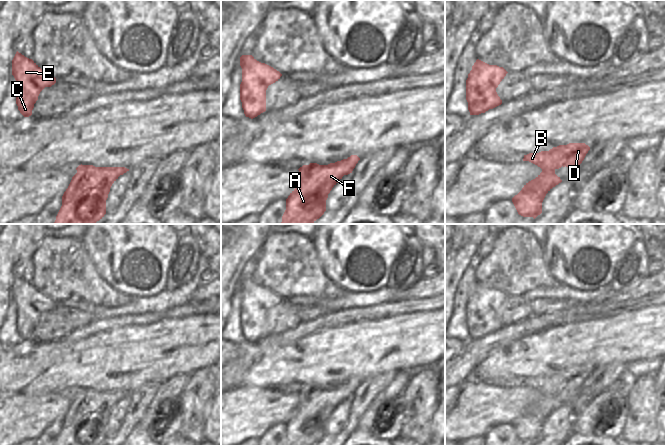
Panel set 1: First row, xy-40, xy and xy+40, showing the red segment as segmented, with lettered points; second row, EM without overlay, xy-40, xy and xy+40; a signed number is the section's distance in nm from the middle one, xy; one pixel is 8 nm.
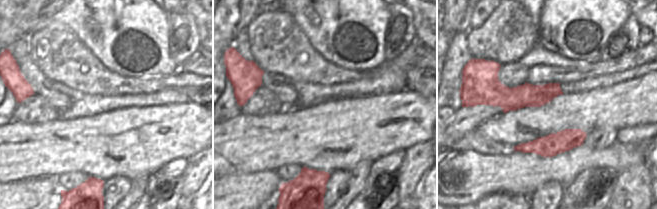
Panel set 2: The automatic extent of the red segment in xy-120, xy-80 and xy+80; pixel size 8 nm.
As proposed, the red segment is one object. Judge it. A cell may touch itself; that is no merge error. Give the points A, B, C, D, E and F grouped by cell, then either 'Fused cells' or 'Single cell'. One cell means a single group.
Groups: A F / B C D E. Fused cells

